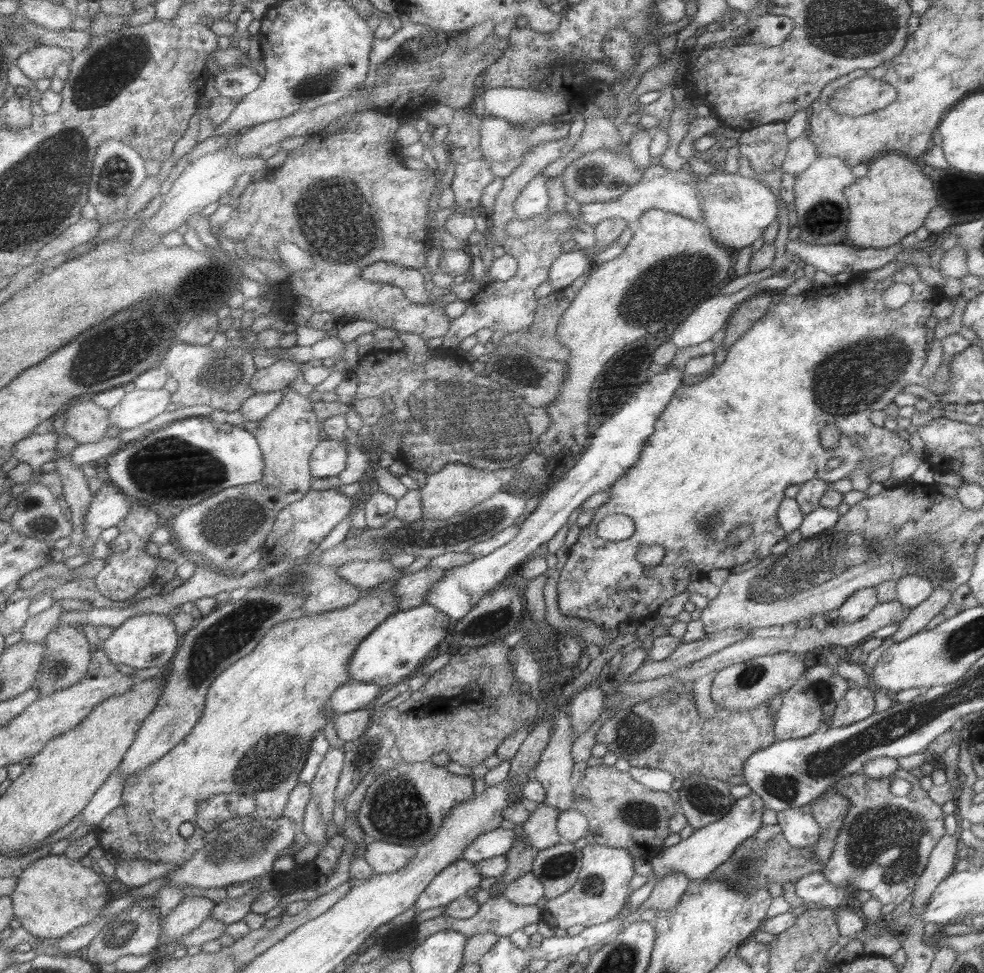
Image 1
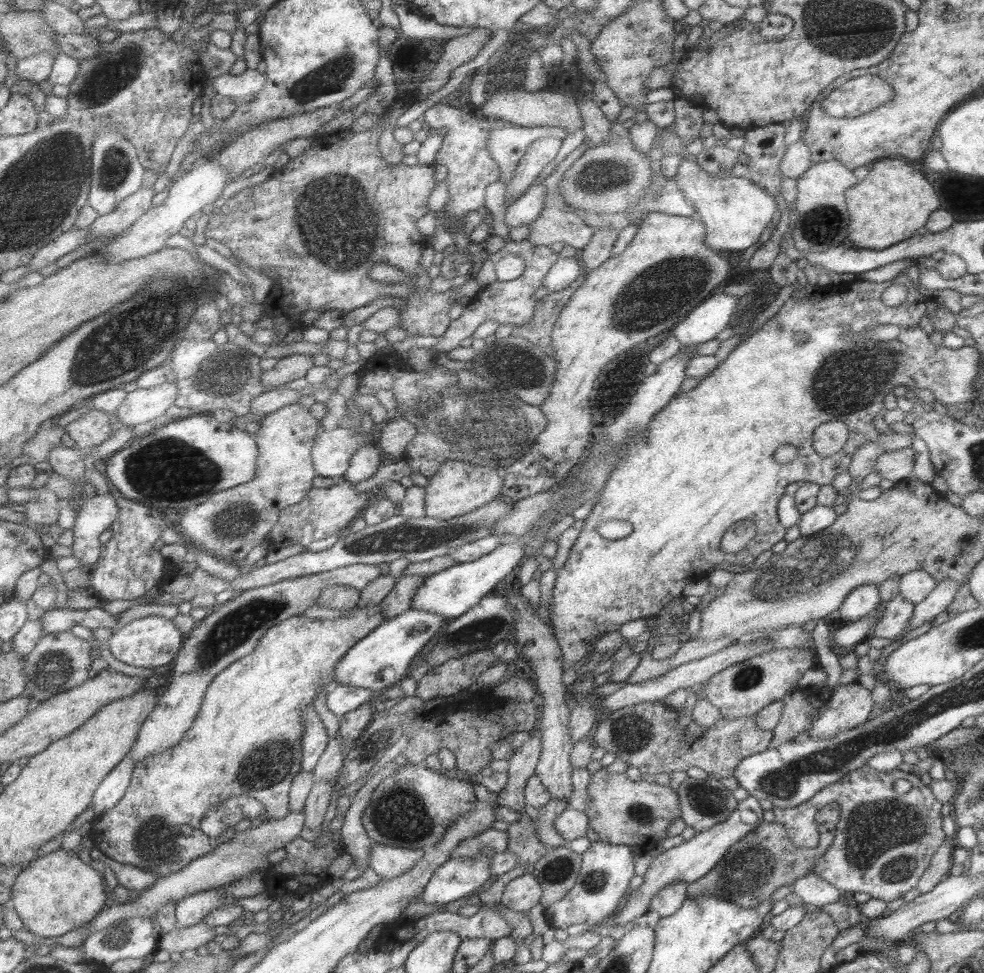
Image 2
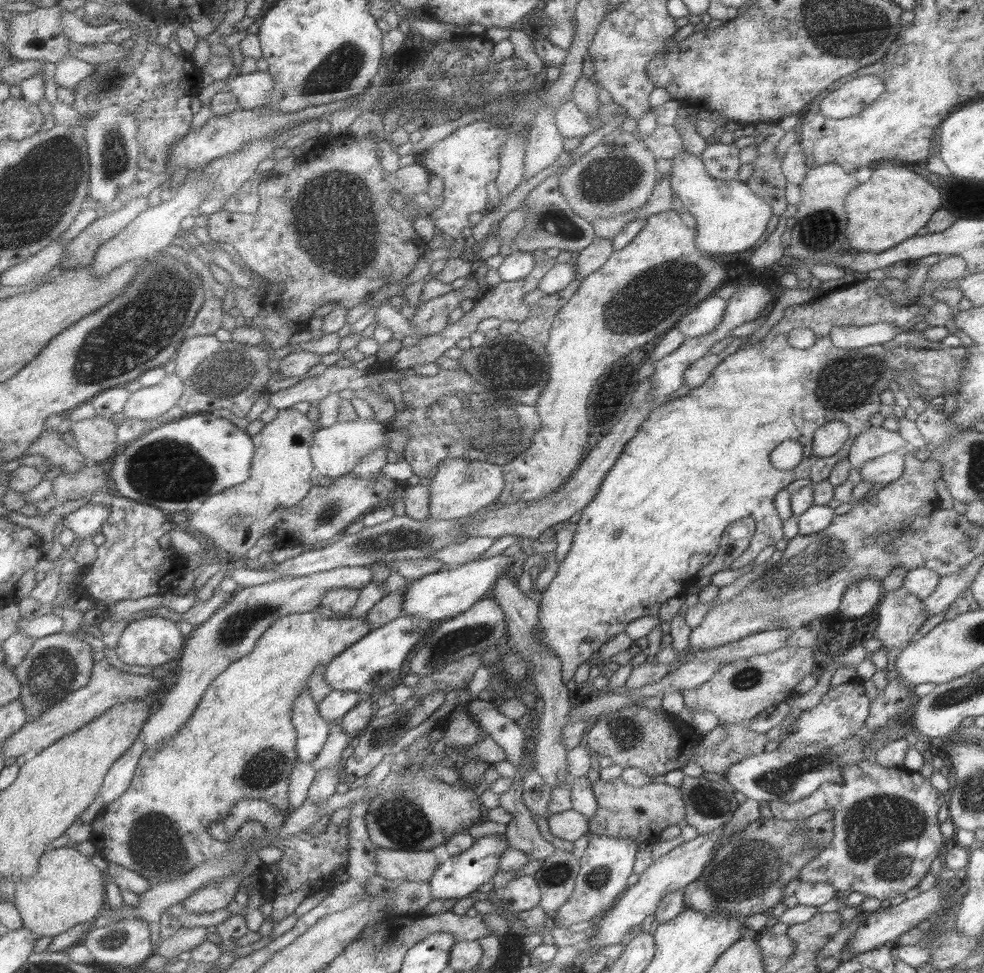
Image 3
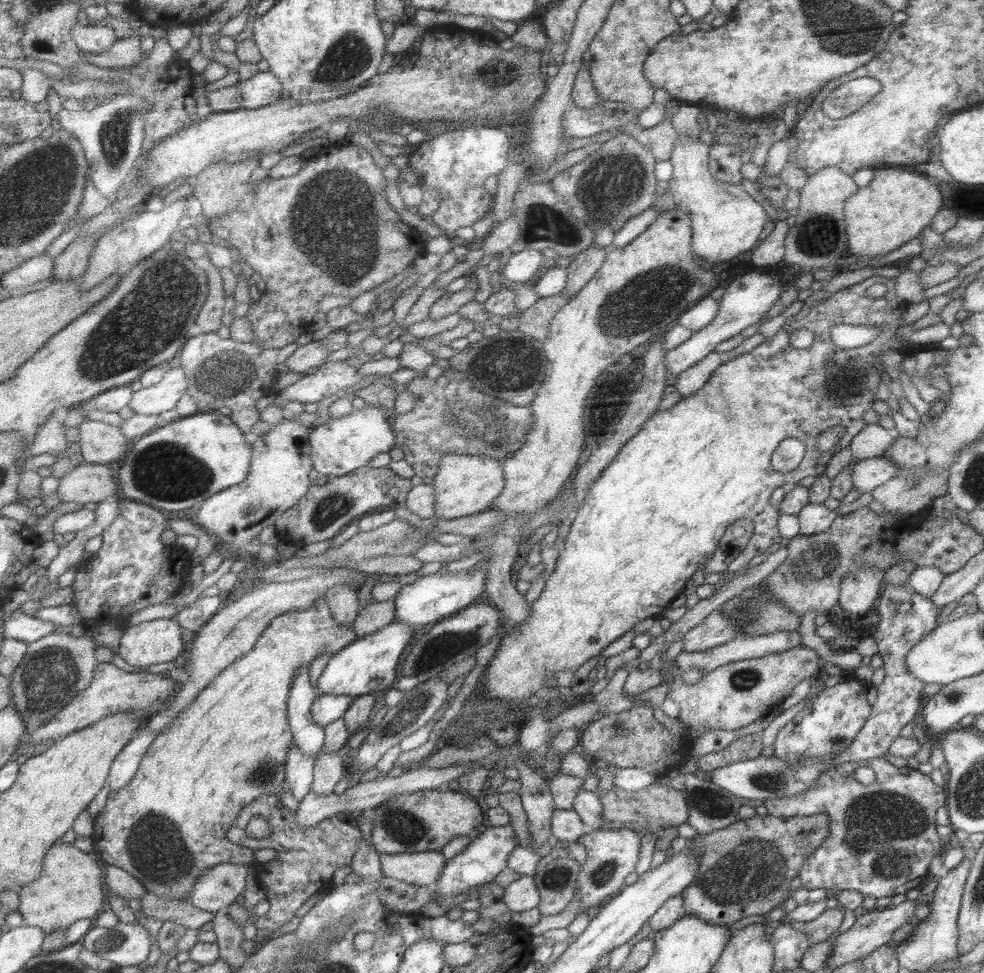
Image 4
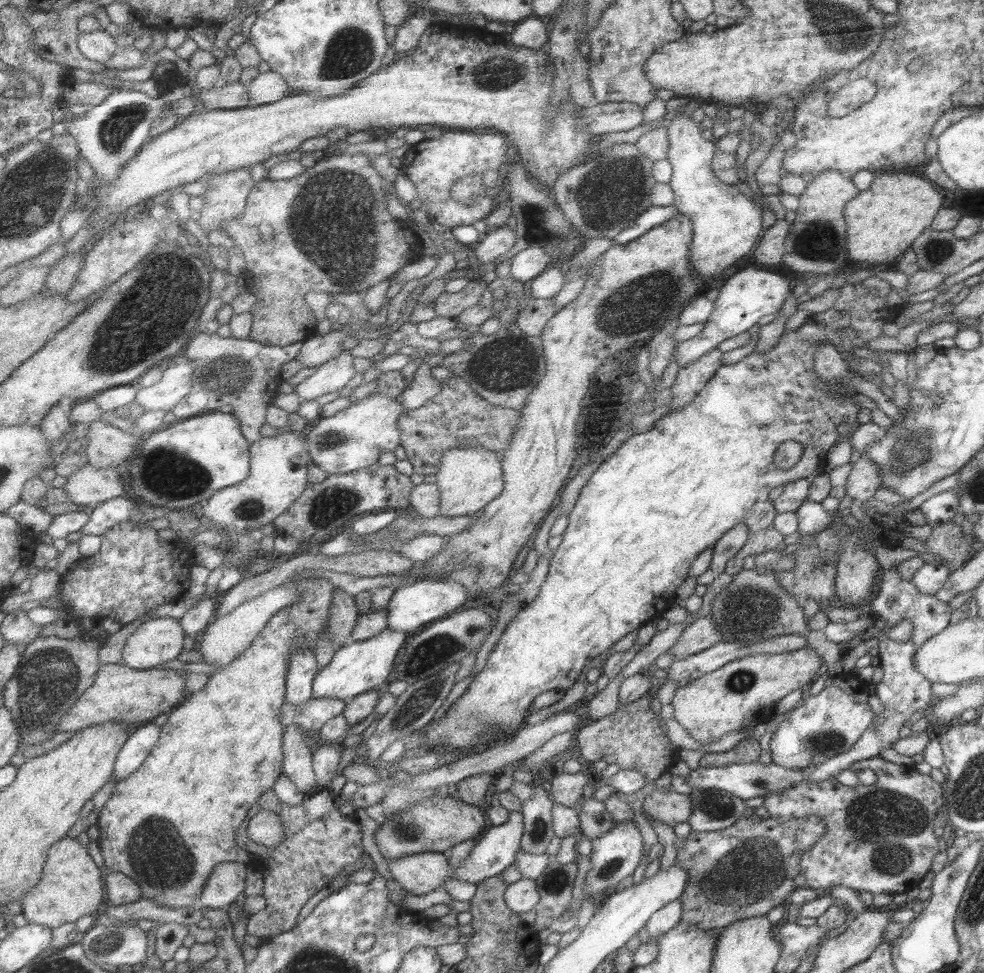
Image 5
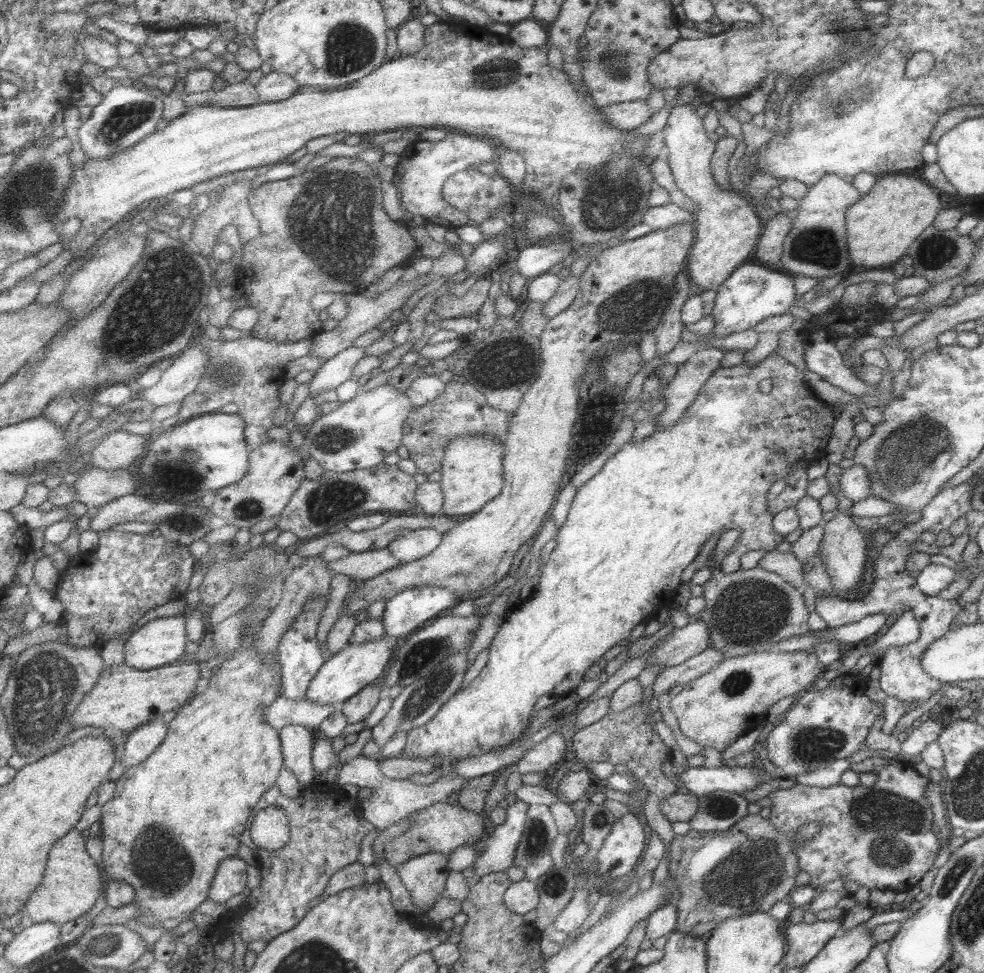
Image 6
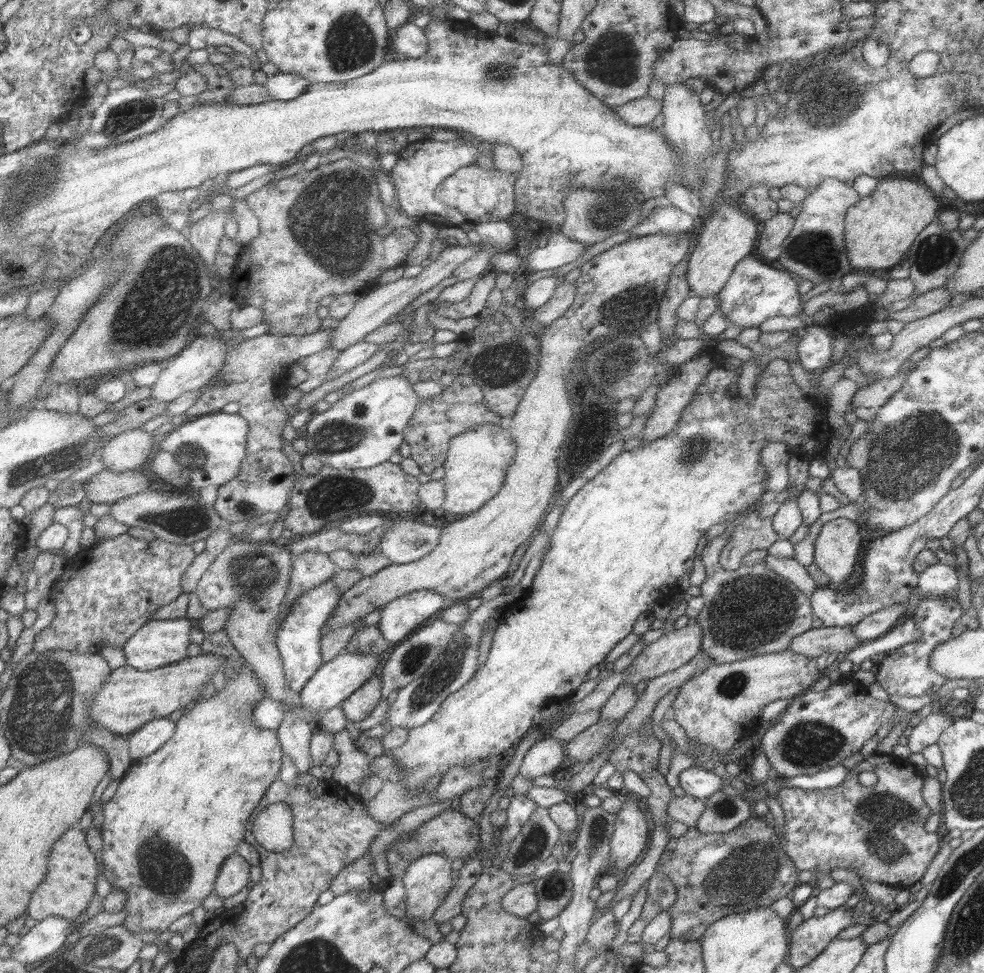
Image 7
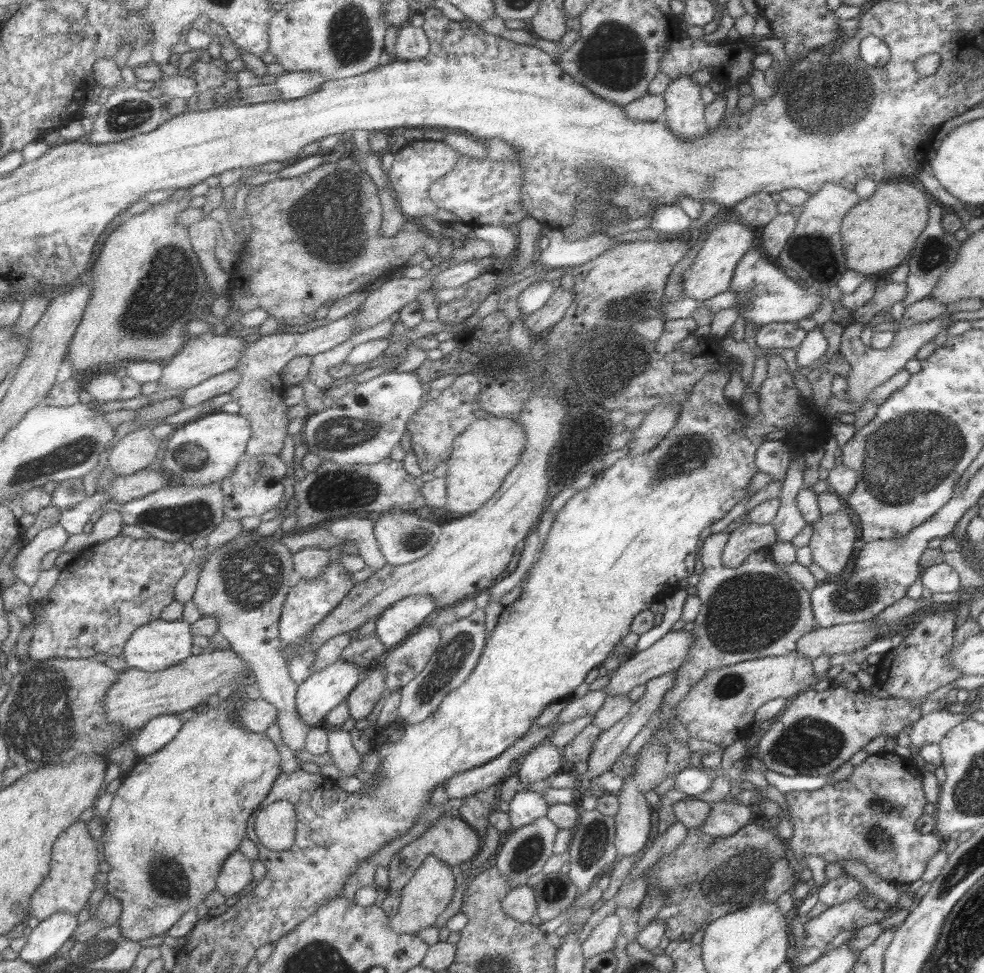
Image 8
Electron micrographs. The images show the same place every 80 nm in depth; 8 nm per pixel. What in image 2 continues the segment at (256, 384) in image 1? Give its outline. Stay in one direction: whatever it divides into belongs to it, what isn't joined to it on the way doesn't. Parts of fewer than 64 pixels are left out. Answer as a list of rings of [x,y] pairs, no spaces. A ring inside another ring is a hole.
[[[293,354],[279,358],[271,370],[259,375],[259,384],[266,386],[285,386],[286,383],[305,377],[305,373],[313,367],[311,355]]]

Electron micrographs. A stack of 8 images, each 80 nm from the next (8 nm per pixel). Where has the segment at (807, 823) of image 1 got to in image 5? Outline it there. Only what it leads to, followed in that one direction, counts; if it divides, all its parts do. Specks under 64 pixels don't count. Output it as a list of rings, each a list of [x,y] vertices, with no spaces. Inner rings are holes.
[[[871,757],[866,759],[858,760],[850,764],[849,770],[857,771],[862,768],[870,768],[875,776],[875,783],[869,785],[863,785],[859,783],[855,787],[847,787],[838,783],[835,776],[828,778],[827,780],[822,780],[821,782],[809,782],[801,781],[800,783],[791,786],[791,788],[786,788],[780,793],[767,793],[763,796],[762,806],[765,807],[769,813],[769,818],[777,823],[785,823],[793,819],[801,819],[807,816],[819,816],[821,821],[825,821],[825,834],[819,838],[819,841],[811,846],[807,852],[801,855],[800,858],[800,874],[805,878],[804,887],[811,888],[813,890],[818,890],[820,892],[825,892],[834,886],[843,886],[849,888],[853,891],[863,890],[863,892],[869,892],[872,896],[875,894],[897,894],[905,893],[912,887],[923,879],[923,877],[930,871],[931,861],[934,856],[939,853],[941,848],[941,838],[936,838],[933,833],[933,828],[936,825],[936,817],[938,810],[941,810],[944,804],[942,799],[942,786],[935,782],[929,775],[923,775],[917,773],[913,765],[894,764],[893,762],[888,762],[887,760],[881,759],[881,757]]]

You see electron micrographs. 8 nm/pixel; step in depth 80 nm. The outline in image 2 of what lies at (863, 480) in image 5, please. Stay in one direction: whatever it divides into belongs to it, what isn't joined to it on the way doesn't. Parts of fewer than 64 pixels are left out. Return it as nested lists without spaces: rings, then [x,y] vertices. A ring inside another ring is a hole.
[[[911,446],[887,451],[875,459],[873,473],[895,484],[912,473],[913,460],[914,452]]]

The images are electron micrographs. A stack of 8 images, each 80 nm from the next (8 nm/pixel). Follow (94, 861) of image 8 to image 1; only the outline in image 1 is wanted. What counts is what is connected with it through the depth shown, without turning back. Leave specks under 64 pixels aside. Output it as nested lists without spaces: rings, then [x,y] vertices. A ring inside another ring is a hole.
[[[51,854],[37,859],[21,872],[21,880],[12,895],[14,911],[22,926],[33,936],[58,938],[89,924],[112,900],[105,877],[79,860]]]

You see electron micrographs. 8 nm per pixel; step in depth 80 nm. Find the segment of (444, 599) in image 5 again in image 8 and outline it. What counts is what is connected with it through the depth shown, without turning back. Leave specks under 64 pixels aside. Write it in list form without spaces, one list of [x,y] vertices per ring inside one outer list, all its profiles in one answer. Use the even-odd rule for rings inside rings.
[[[428,594],[401,598],[382,611],[375,621],[373,633],[389,651],[419,629],[419,624],[432,610],[439,609]]]

